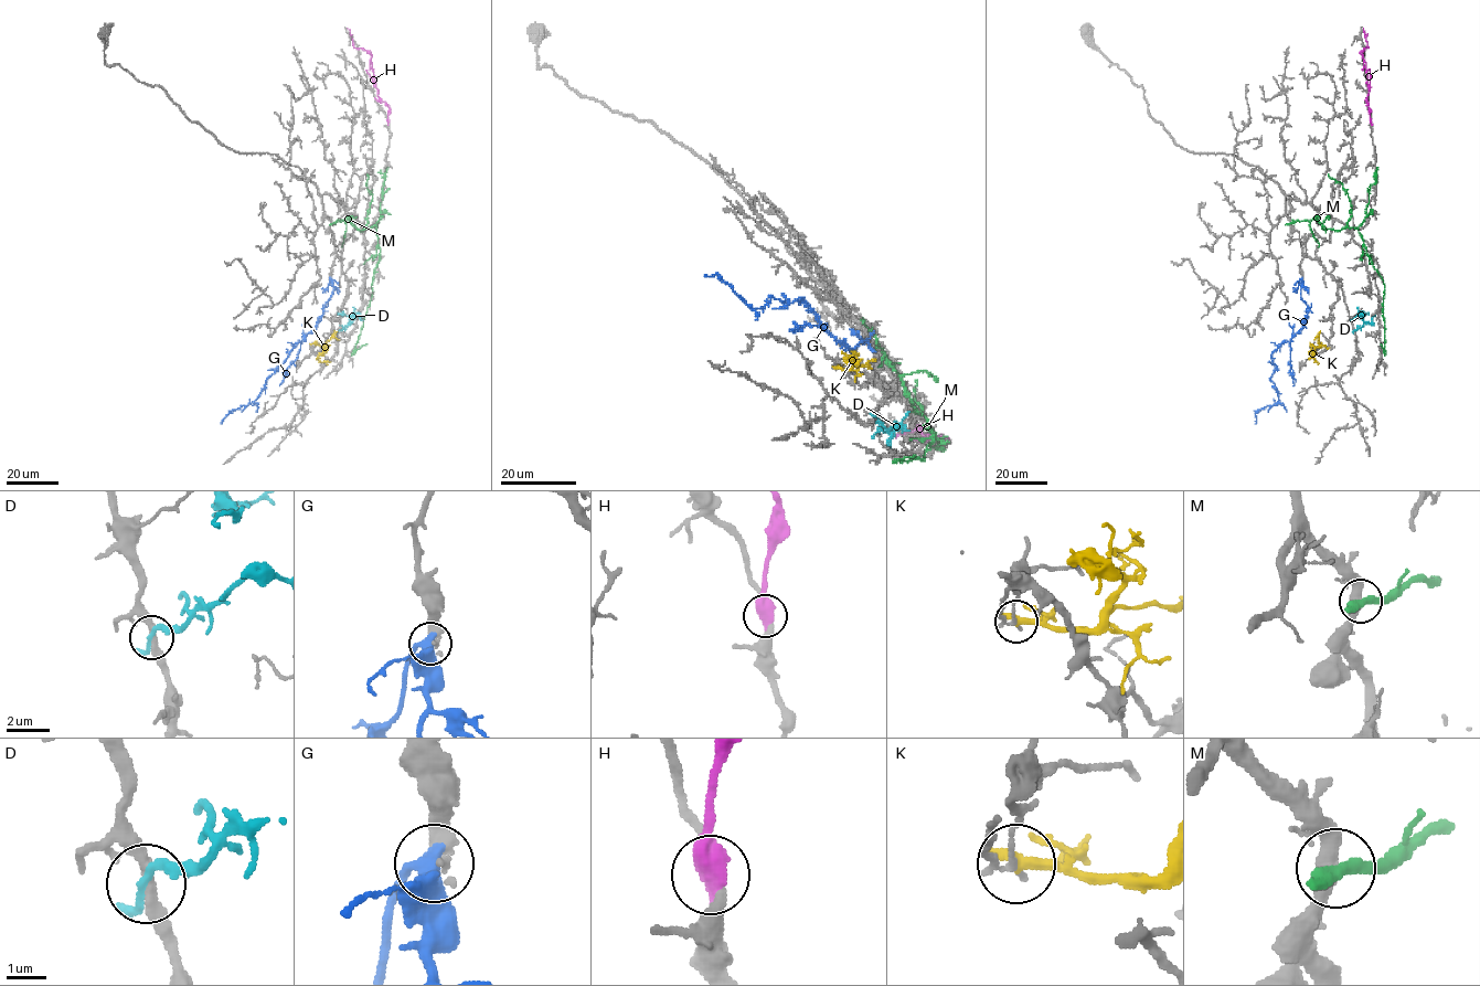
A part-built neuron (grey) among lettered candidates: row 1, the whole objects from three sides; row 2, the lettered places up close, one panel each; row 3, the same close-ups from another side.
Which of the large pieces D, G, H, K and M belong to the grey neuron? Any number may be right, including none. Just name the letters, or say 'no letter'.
G

